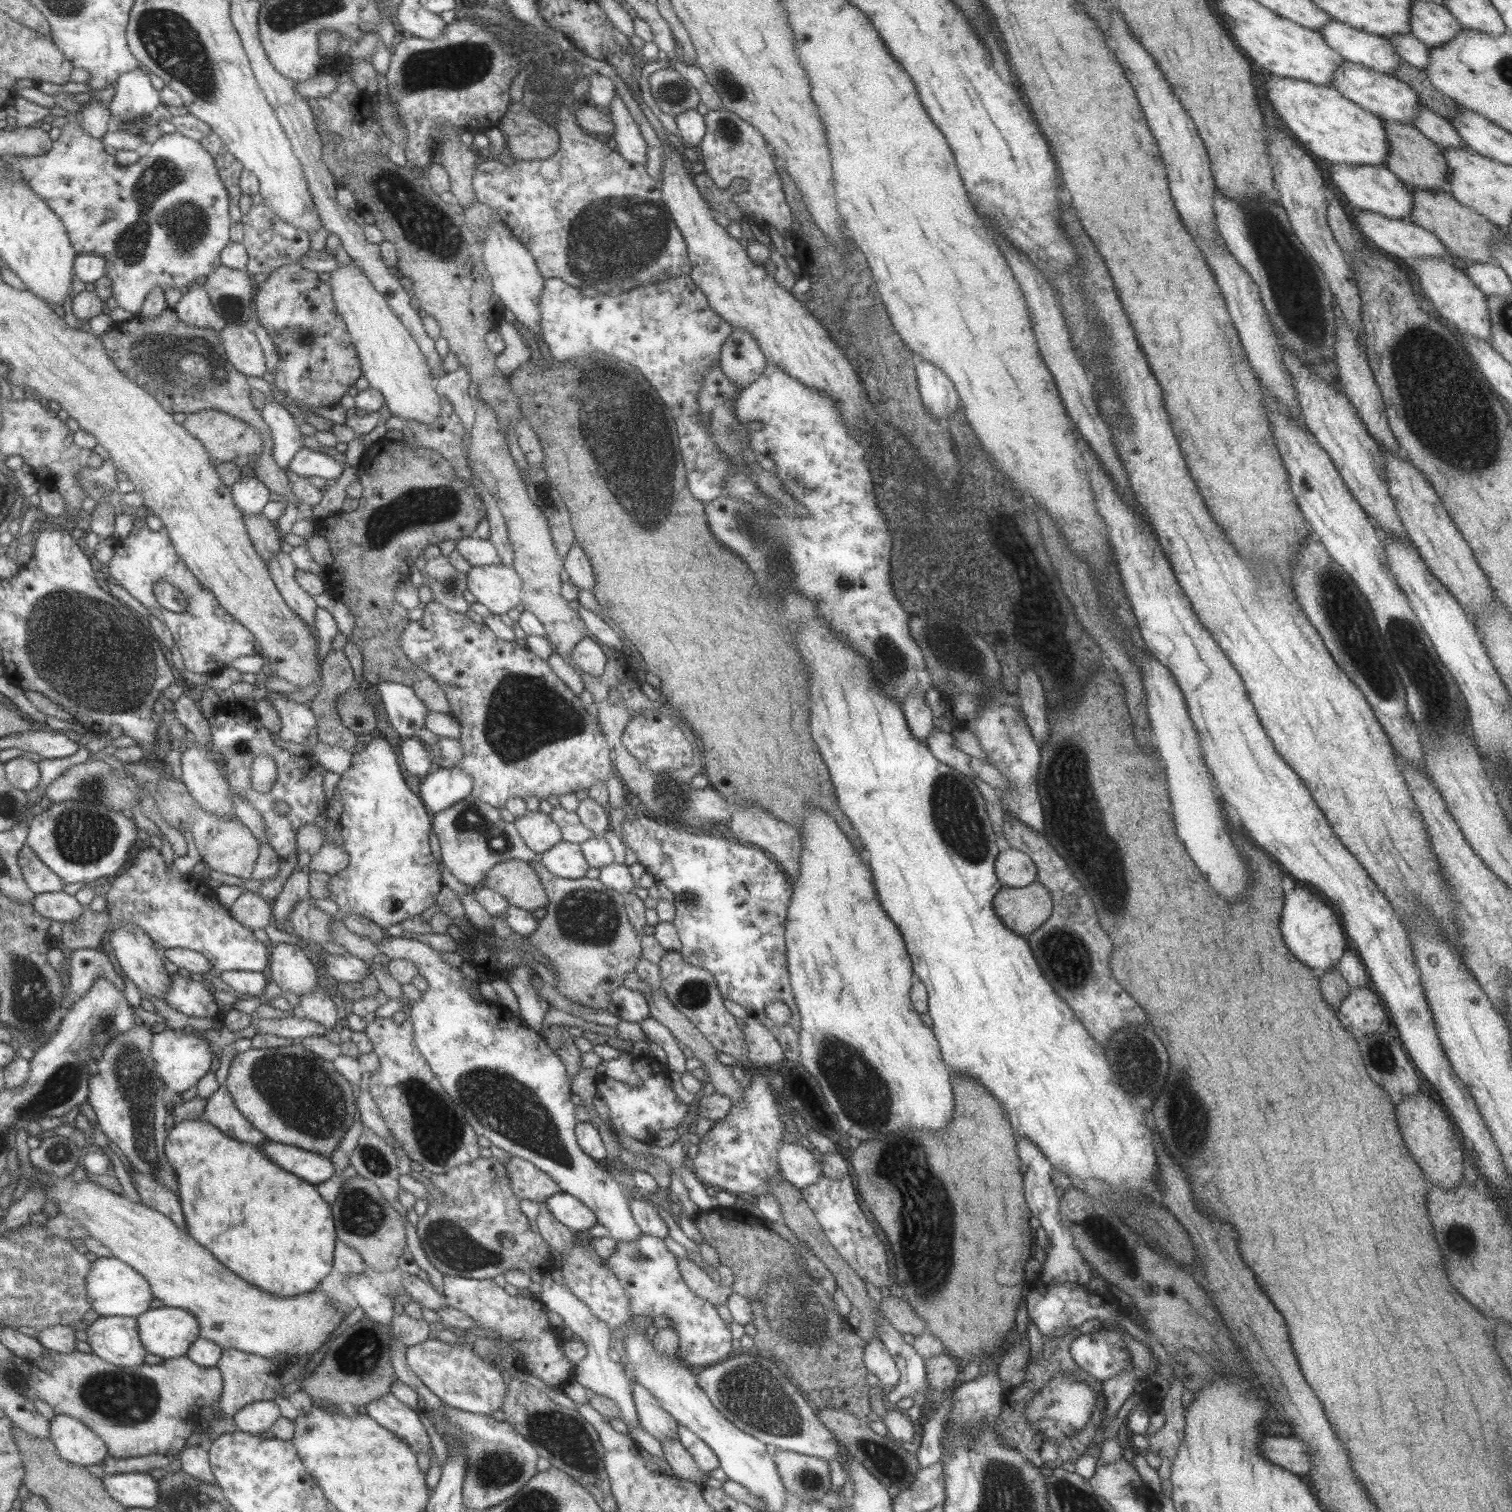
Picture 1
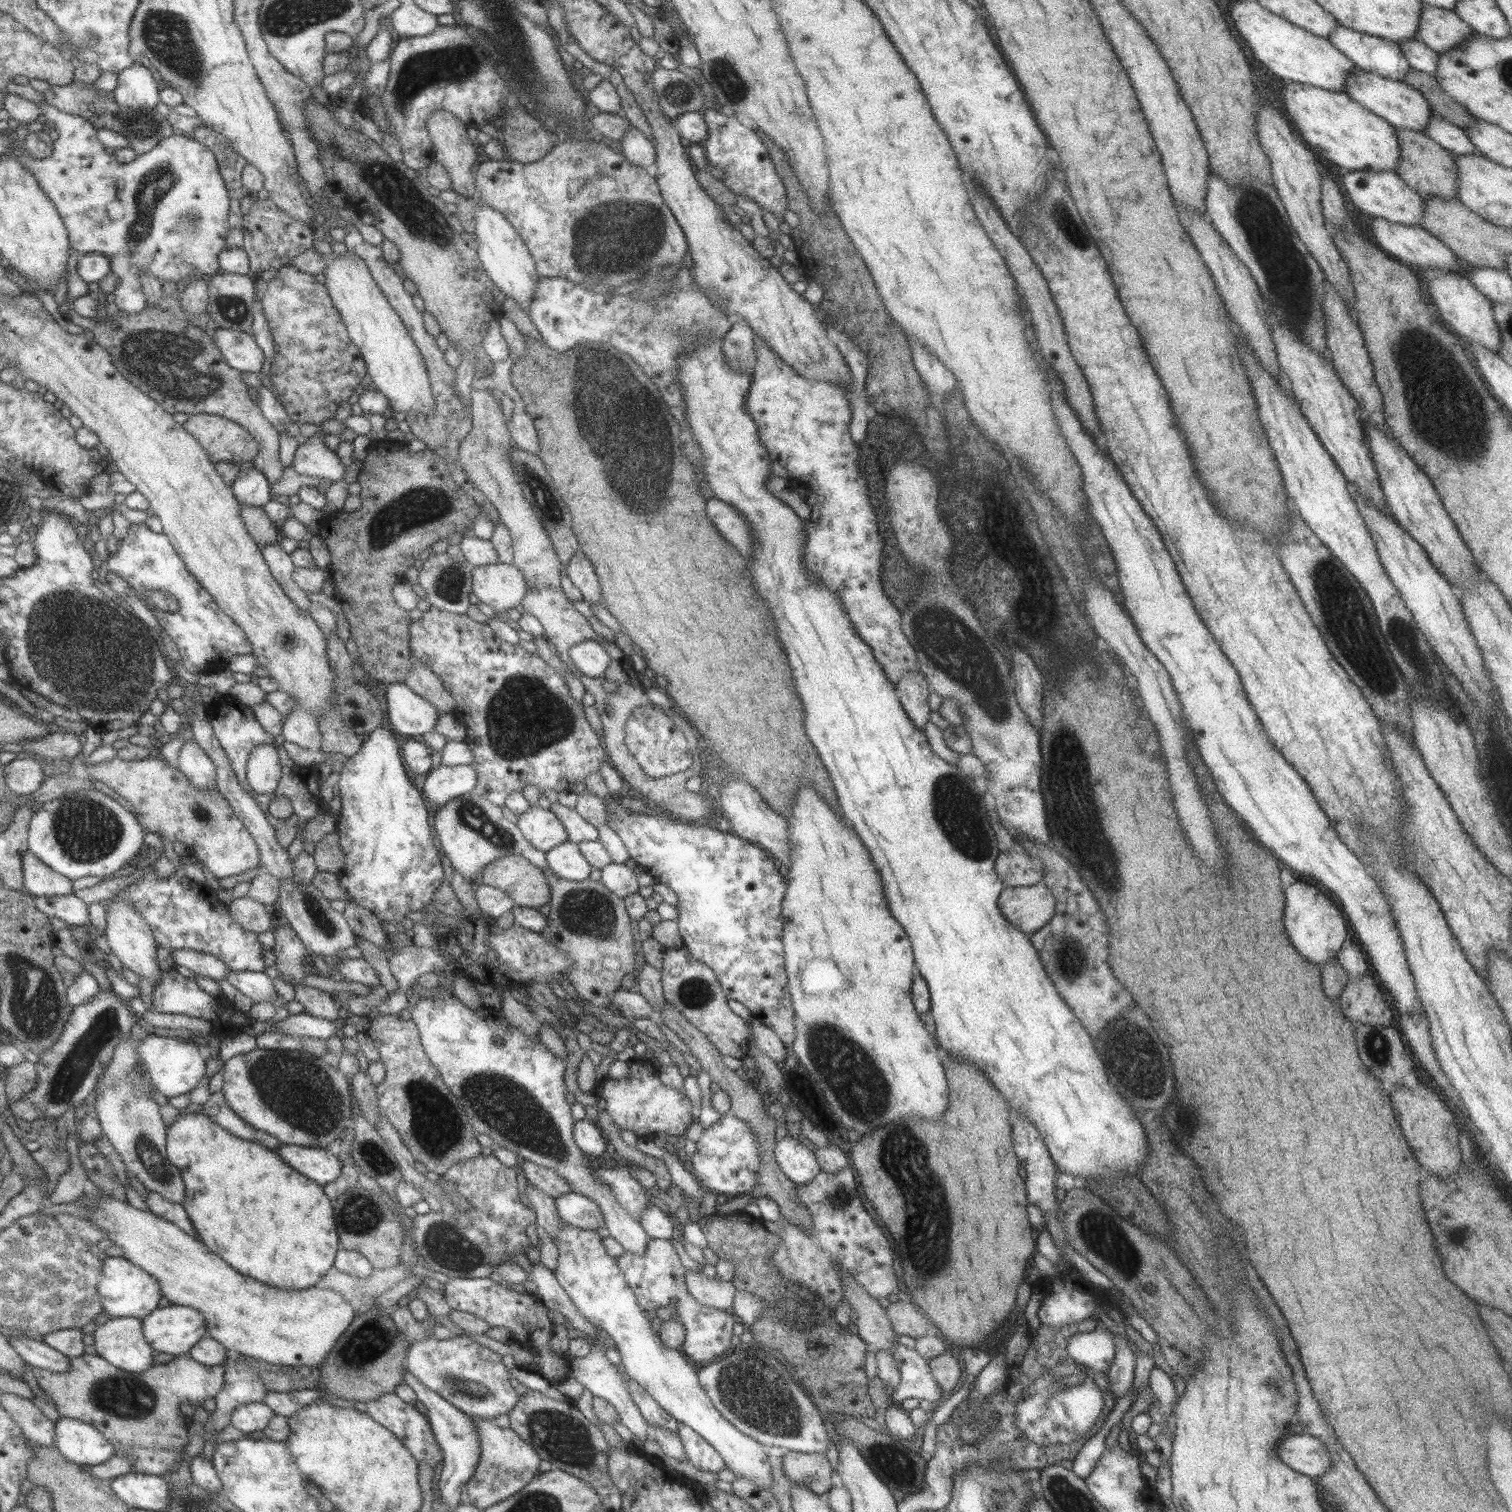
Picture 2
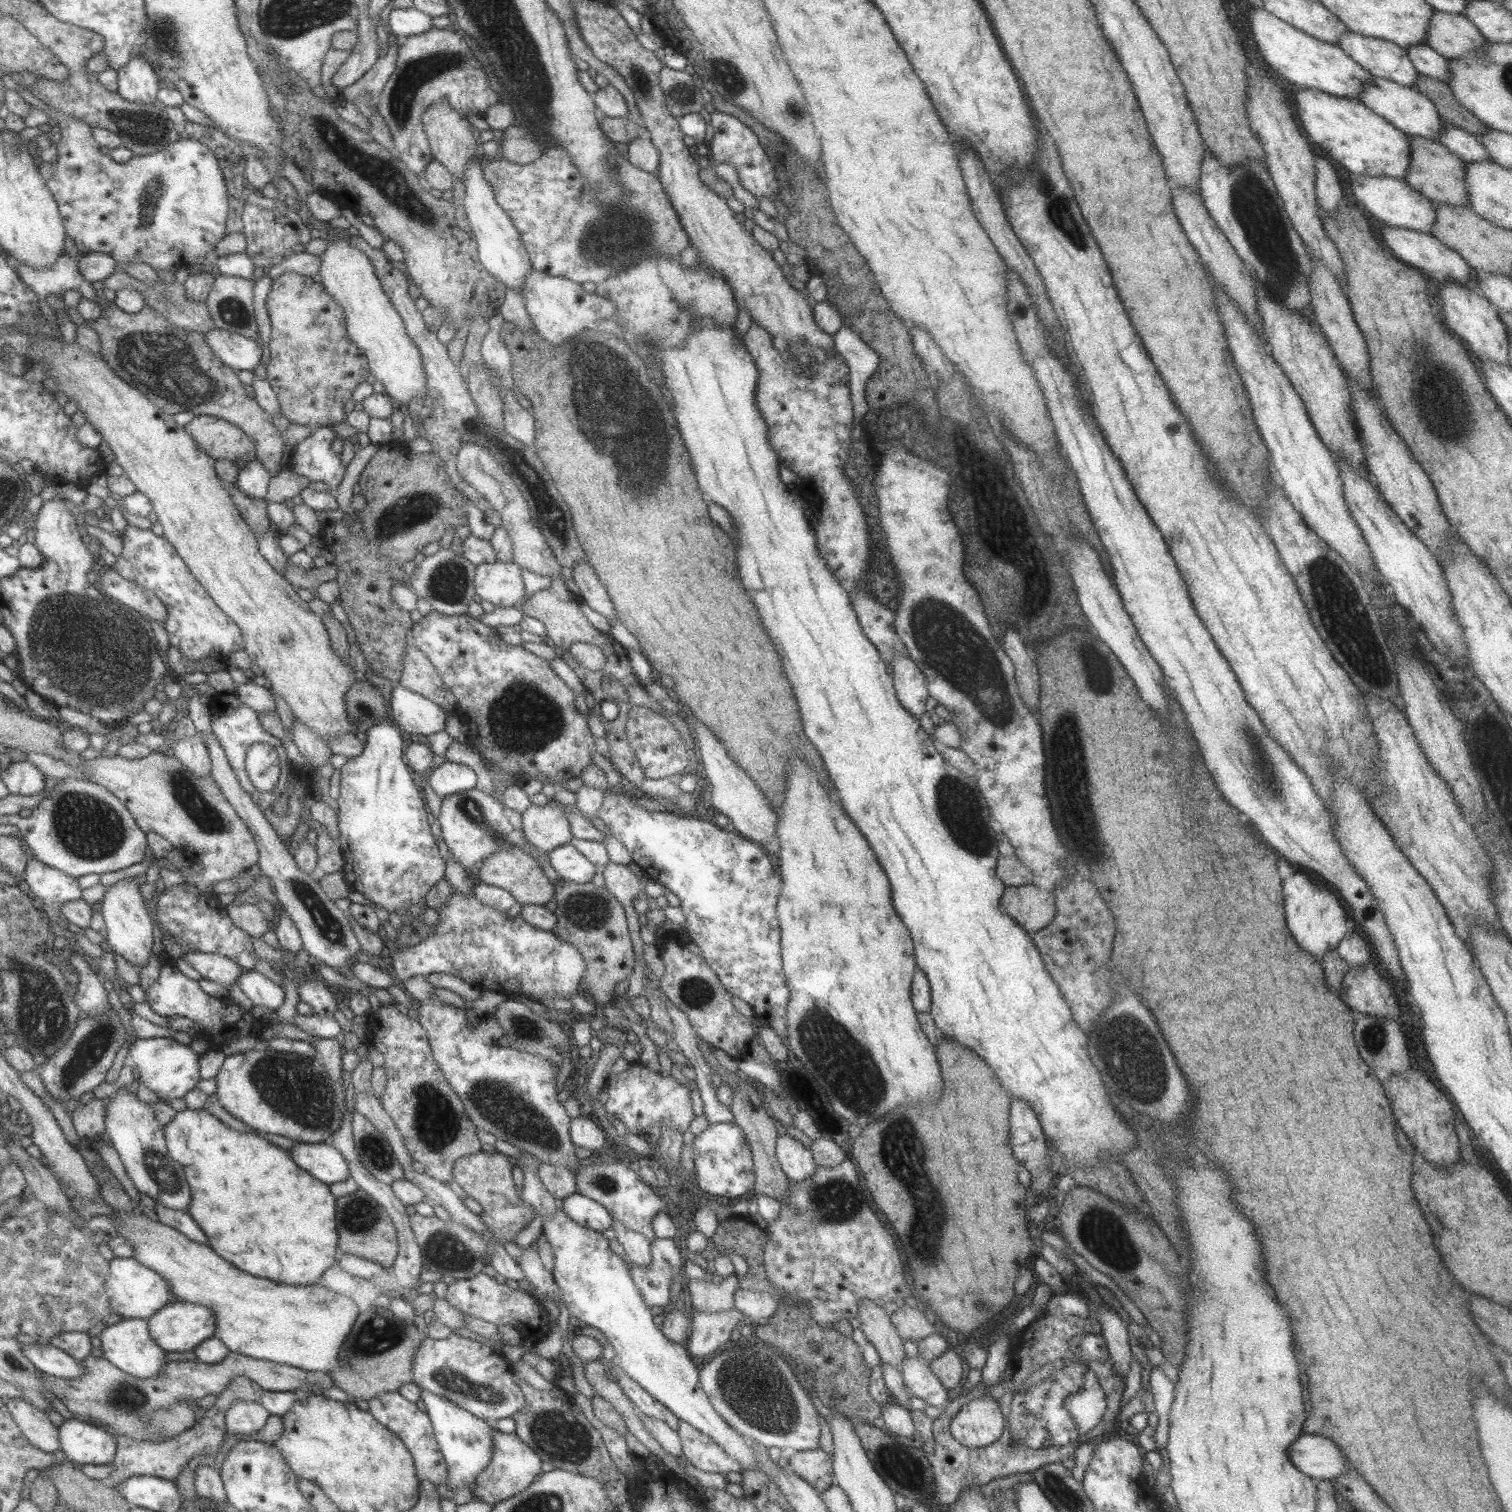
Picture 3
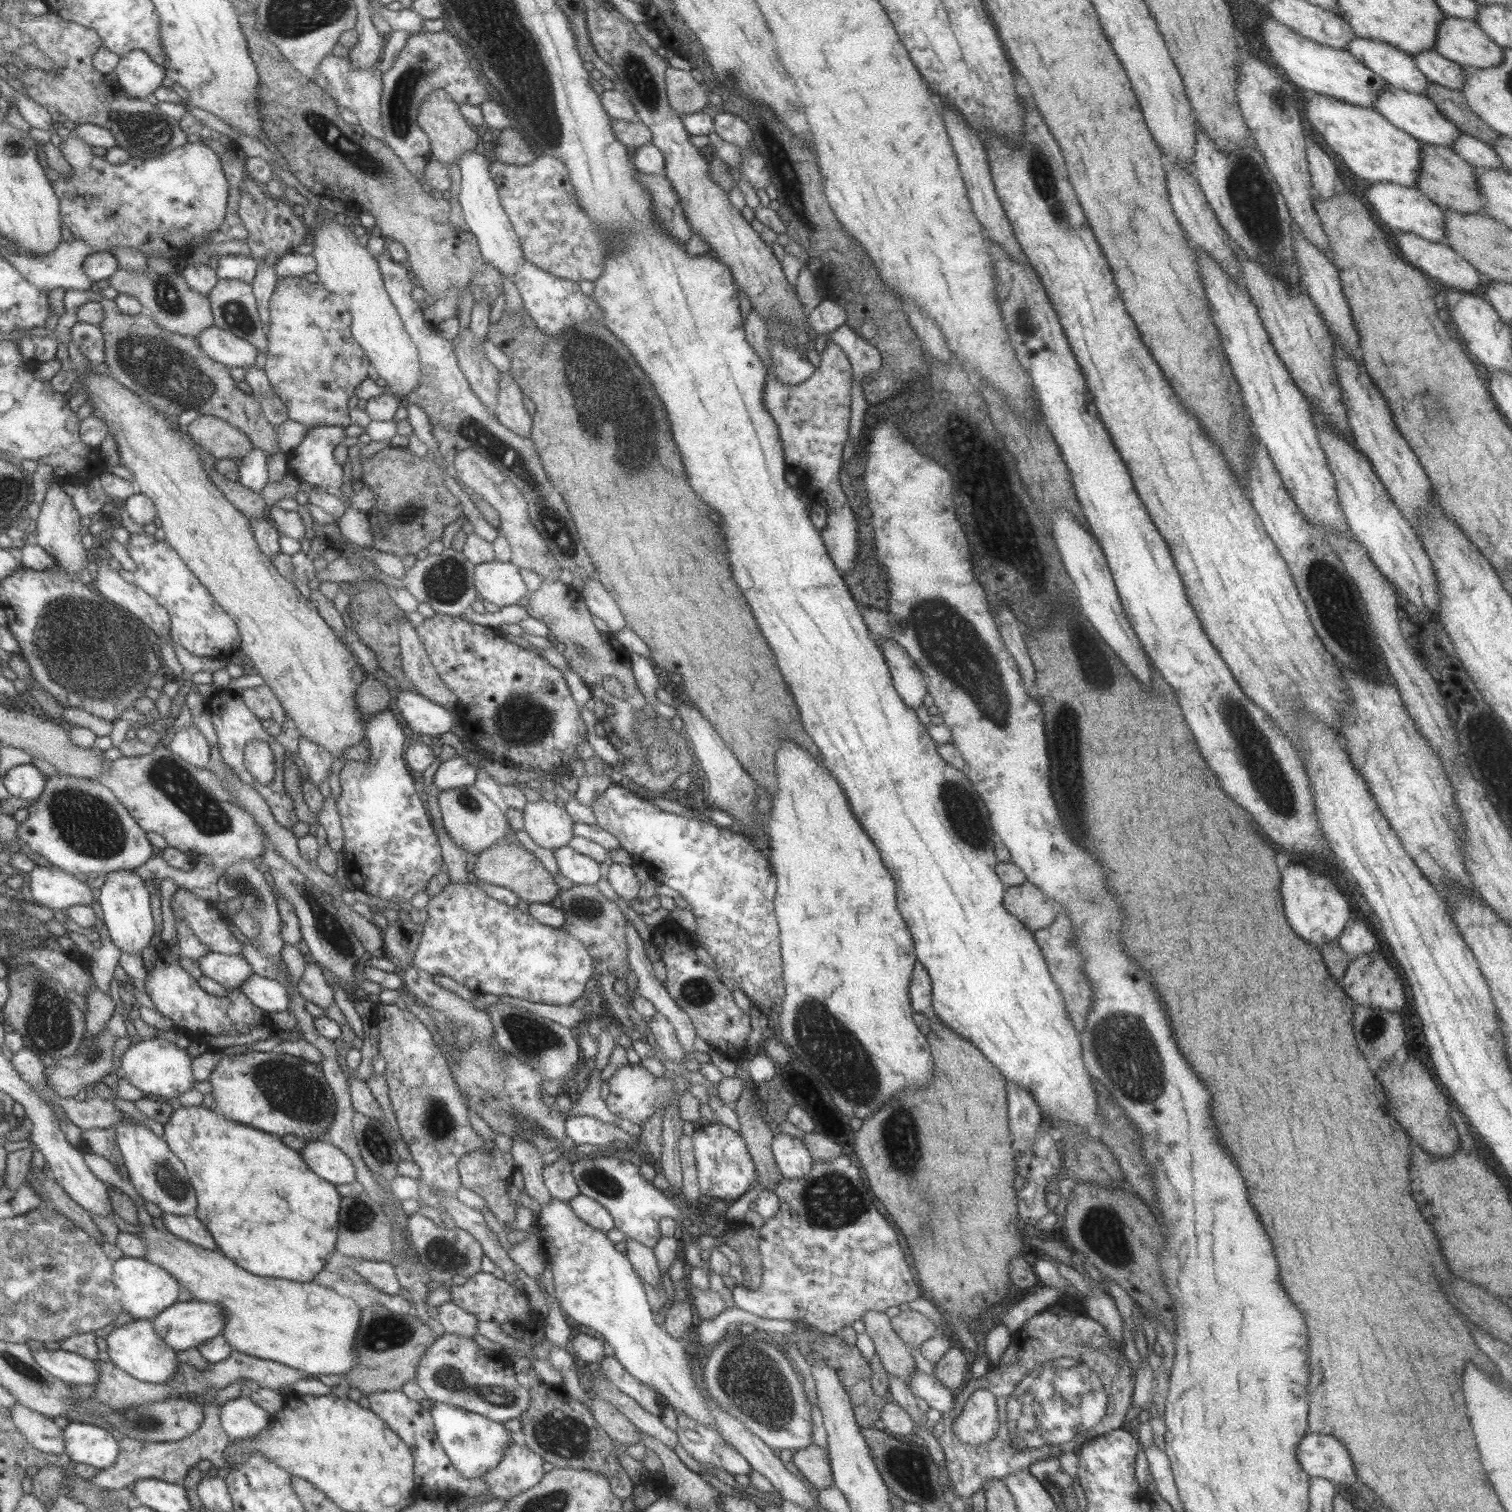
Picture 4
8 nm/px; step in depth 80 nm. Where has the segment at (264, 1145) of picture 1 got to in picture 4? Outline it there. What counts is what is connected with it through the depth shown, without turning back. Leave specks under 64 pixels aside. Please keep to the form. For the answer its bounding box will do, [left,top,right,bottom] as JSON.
[299,1141,355,1185]

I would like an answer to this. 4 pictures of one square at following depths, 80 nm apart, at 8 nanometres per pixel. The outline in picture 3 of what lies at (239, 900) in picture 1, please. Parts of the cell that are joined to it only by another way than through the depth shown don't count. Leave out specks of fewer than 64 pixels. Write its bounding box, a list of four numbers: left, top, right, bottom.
[224,902,269,937]

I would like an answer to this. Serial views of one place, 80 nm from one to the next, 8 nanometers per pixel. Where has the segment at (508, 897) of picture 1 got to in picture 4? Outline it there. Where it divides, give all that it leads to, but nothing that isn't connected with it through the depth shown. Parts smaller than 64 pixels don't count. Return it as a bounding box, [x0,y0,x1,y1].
[474,834,560,904]

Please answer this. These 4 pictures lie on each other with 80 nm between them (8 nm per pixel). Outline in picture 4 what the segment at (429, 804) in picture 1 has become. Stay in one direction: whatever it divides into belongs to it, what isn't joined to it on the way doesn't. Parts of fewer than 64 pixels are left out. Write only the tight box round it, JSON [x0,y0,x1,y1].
[432,756,475,791]

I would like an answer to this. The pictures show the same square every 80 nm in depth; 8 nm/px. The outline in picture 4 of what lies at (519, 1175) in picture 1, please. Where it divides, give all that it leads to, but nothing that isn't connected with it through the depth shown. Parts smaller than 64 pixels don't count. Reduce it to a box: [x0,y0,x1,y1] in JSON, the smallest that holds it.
[542,1150,580,1202]

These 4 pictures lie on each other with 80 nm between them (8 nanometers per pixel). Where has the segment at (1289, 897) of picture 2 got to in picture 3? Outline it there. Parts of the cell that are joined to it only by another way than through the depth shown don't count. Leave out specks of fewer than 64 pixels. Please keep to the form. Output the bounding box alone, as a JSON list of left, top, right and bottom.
[1282,870,1351,958]

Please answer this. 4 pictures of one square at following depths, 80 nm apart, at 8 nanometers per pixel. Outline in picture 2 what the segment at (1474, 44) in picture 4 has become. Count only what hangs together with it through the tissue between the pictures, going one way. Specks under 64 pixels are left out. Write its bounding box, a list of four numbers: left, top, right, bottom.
[1412,4,1475,53]

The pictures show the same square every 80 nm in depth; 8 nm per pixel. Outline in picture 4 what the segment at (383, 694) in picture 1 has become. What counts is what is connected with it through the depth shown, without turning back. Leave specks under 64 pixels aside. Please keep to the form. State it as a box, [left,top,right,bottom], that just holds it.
[394,688,461,737]

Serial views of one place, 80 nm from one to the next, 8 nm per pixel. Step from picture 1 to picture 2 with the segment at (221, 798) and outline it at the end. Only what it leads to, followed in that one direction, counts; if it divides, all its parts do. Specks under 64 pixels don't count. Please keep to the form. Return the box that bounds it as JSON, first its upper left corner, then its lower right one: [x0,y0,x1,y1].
[177,739,216,790]

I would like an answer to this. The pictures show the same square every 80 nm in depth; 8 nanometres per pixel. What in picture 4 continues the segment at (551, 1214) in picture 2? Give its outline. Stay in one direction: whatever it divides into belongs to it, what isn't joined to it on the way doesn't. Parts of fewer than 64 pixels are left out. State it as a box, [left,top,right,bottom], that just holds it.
[511,1136,552,1207]

